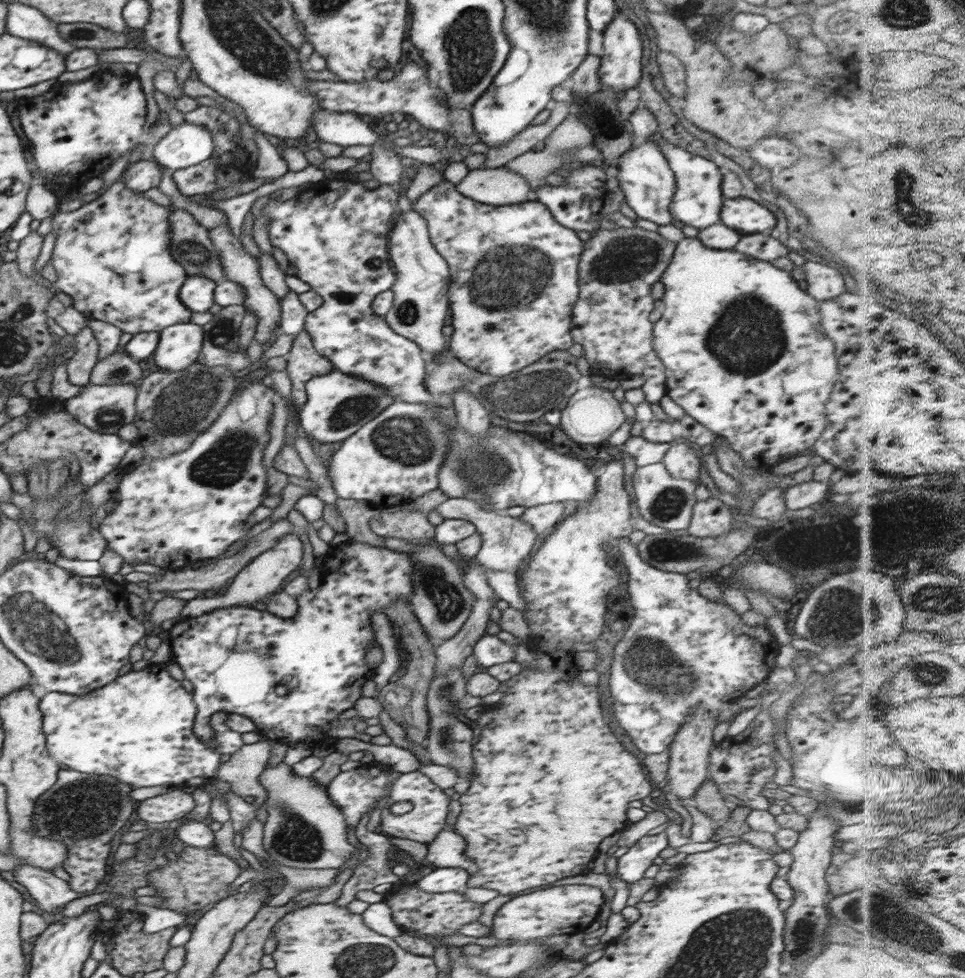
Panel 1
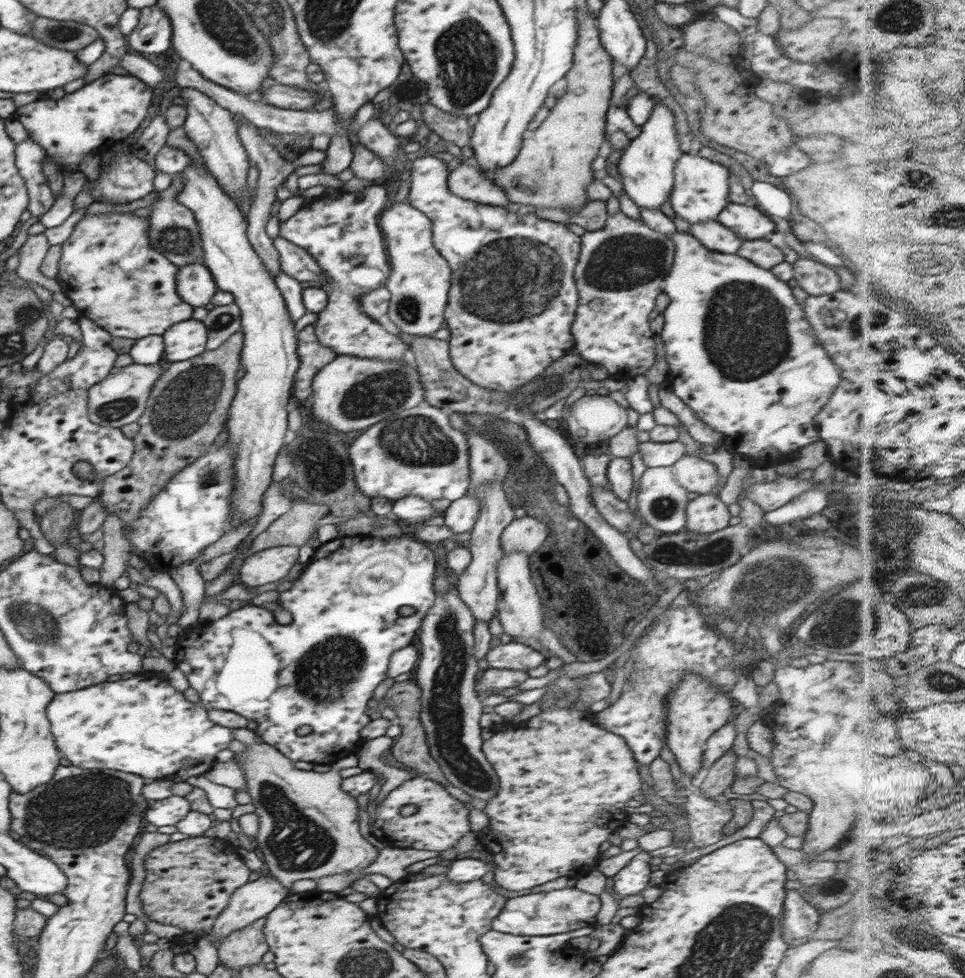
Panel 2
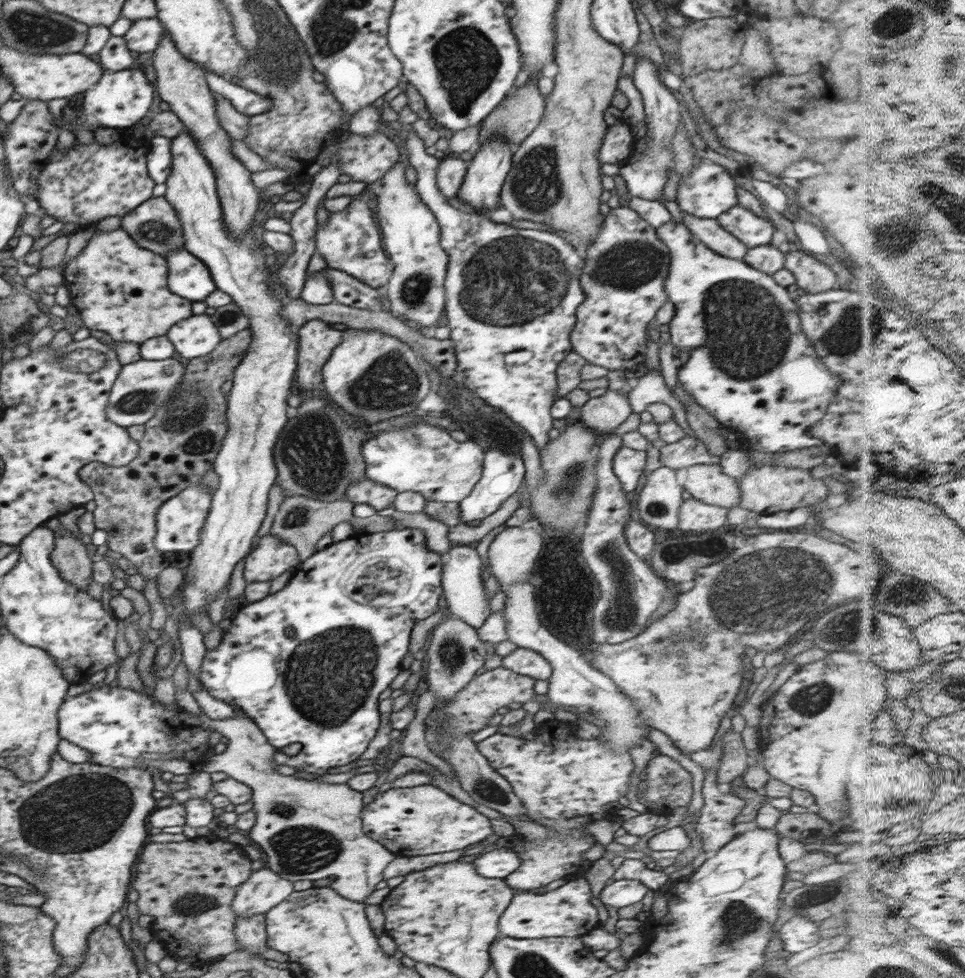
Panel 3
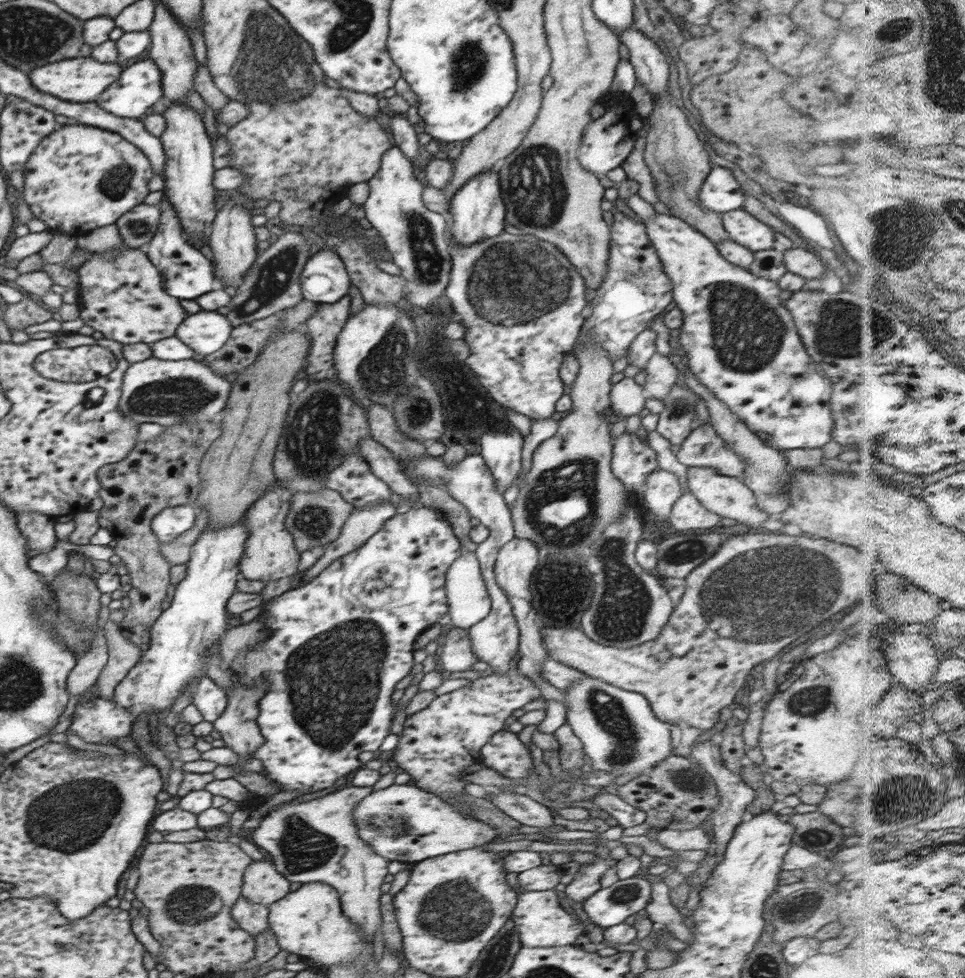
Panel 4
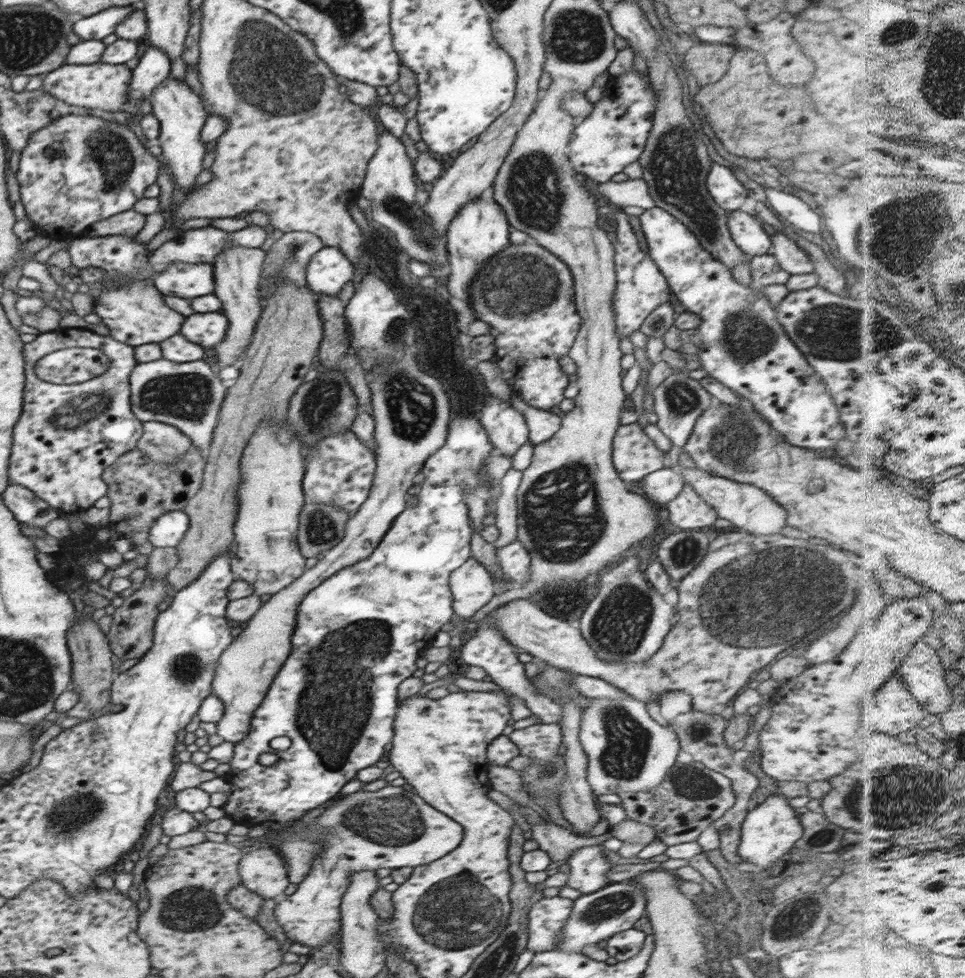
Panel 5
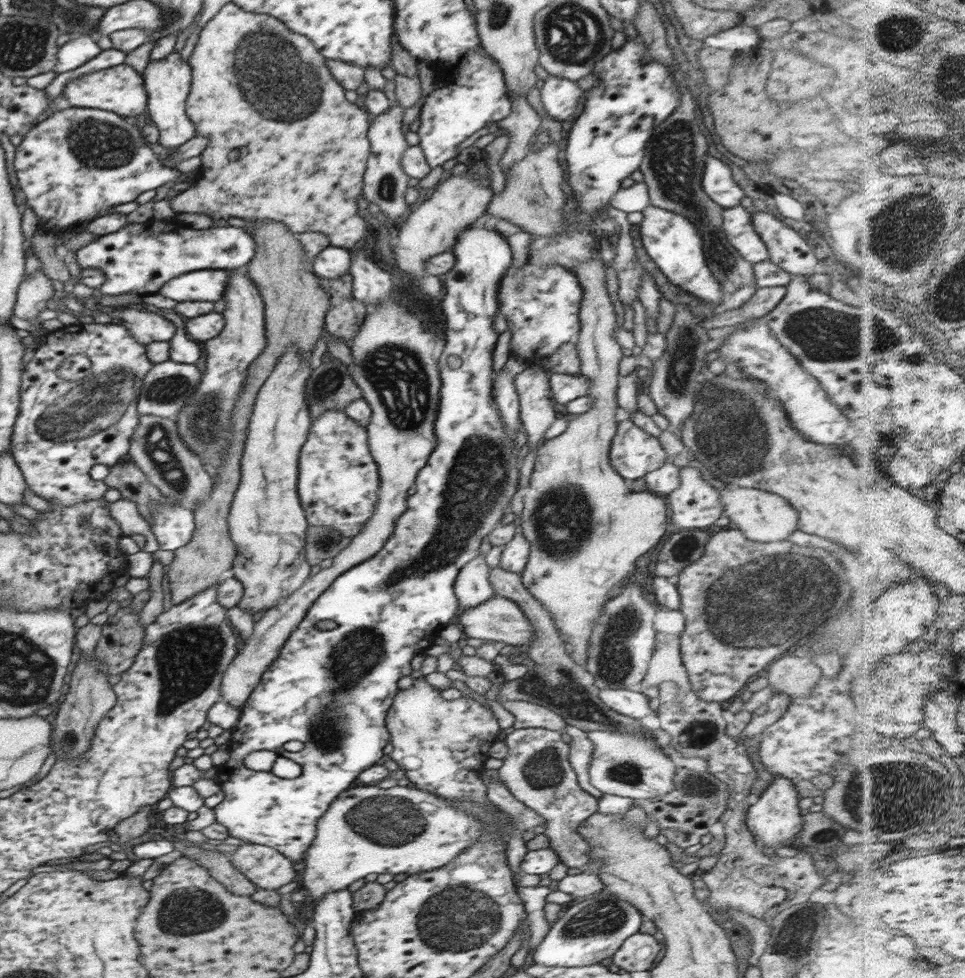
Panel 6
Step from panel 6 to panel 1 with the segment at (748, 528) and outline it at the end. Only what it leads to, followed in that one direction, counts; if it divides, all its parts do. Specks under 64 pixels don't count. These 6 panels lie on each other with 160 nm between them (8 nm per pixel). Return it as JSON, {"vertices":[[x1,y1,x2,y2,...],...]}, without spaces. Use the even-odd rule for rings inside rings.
{"vertices":[[672,442,661,463,674,478,695,481,700,476,699,449,692,445]]}

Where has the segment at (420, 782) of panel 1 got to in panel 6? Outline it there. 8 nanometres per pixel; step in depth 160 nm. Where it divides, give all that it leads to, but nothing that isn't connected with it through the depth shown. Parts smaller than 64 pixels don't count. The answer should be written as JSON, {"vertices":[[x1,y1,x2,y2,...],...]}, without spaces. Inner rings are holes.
{"vertices":[[377,784,363,785,360,786,360,788,344,790,344,794,340,794,340,796,336,798,336,802,332,802,332,806,328,807,328,812,326,812,324,816,321,816,317,821,316,836,314,837,313,843,308,849,307,857,304,860,306,867,303,875,304,882,302,887,305,892,306,890,308,891,308,895,305,895,306,900,302,902,302,911,298,912,298,916,306,916,305,918,307,918,308,915,311,915,312,908,320,902,320,898,324,900,326,894,338,892,338,890,346,890,352,883,364,879,369,874,406,874,408,876,418,874,418,872,422,873,424,870,442,868,446,866,446,864,450,864,460,852,464,852,469,846,478,843,481,836,483,836,483,824,472,813,466,812,460,807,456,810,456,808,448,801,437,797,435,794,429,793,428,791,420,790,419,788,404,788,404,786,398,785,394,786,394,788,390,788,390,790,384,790]]}

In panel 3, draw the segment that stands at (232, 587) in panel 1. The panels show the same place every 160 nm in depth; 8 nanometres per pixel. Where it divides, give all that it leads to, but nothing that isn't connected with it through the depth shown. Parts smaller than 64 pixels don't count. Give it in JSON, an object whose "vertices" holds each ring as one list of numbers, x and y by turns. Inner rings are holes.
{"vertices":[[266,534,257,543,243,559,243,577,248,583,272,581,302,562,294,546,281,542,276,535]]}

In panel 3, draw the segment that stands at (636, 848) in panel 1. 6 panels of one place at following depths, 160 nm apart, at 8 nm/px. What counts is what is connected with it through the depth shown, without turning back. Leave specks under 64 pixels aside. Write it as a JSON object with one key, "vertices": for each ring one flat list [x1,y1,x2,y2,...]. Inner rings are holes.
{"vertices":[[618,880,603,889,598,903,621,909,640,902,648,890,638,880]]}

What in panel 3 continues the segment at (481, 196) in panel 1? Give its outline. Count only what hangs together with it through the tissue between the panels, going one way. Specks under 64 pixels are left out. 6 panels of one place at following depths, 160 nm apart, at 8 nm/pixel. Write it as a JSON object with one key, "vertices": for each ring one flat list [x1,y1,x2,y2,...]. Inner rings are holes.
{"vertices":[[446,155,439,157,436,182,440,193,446,198,456,198,463,183,468,162,463,159,451,158]]}

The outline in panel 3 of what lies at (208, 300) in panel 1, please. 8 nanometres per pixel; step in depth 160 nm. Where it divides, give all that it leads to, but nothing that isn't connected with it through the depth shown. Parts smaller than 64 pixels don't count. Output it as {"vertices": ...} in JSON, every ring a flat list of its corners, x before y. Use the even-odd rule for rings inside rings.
{"vertices":[[186,248,169,250,163,257,169,270,167,283,174,294,193,303,217,289,207,265]]}

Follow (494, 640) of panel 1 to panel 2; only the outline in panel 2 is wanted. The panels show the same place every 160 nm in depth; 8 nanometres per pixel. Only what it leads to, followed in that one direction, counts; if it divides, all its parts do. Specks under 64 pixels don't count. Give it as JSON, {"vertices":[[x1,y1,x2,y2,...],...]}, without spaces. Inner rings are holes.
{"vertices":[[511,641,496,646,488,651,488,669,507,669,528,671,538,668,545,662,545,657,539,651,524,643]]}

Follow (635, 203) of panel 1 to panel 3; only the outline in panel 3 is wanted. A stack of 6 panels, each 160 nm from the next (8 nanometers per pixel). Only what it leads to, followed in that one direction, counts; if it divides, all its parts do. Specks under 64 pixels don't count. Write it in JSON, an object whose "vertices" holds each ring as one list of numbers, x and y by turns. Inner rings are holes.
{"vertices":[[646,58,637,59,632,82,636,85,636,88,640,91,643,98,645,117,649,120,647,124,647,132,650,132,650,143,648,143,646,151,643,151,639,156,630,156,629,164,620,168,620,174,626,182,626,188,628,189,628,196,630,198,636,197,642,200,658,201,658,198,663,194,662,190,664,184,668,182,668,172,673,170,673,156,675,154,673,154,671,148,674,147,674,143,672,143,674,142,674,136,678,129,681,128,681,116,680,111,678,111,680,103,678,103,678,100,674,97,673,92,670,92,670,89,658,77,658,69,653,60]]}

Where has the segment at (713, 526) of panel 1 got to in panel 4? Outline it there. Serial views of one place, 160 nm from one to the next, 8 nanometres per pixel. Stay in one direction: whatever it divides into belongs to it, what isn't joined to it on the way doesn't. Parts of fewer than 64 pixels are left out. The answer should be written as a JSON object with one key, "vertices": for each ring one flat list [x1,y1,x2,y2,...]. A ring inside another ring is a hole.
{"vertices":[[682,493,673,504,670,524,678,530,702,530,720,522,720,516,704,508,692,493]]}

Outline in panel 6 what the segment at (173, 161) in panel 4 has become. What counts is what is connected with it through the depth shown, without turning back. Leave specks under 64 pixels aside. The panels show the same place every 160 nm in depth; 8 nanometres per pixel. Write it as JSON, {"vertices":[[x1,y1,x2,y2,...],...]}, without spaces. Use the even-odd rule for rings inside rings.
{"vertices":[[172,52,162,60,149,61,143,72,143,79,149,96,147,110,159,130,159,143,170,151,178,149,195,136,195,126,185,109,192,82,191,66,180,57,180,53]]}

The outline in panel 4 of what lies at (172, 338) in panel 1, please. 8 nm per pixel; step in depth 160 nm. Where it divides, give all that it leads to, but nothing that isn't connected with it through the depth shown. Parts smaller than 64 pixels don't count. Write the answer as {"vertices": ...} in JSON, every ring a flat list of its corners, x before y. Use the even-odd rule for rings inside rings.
{"vertices":[[218,311,189,314,178,326,176,336,190,346,195,353,208,356,224,346,230,338,233,326]]}

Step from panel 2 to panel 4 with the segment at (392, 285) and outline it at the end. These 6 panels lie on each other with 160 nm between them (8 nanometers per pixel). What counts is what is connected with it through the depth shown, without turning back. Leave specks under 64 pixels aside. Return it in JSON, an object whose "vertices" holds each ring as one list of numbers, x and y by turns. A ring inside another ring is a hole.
{"vertices":[[395,144,381,158,378,172,368,181,370,194,363,204,362,214,368,222,380,232,388,252,392,254,393,263,401,268,401,276,406,278,403,288,404,296,410,298,410,303,420,308,428,308,436,303,449,283,453,258,448,240,449,220,442,213,429,210,422,200,424,186,414,177,414,164]]}

